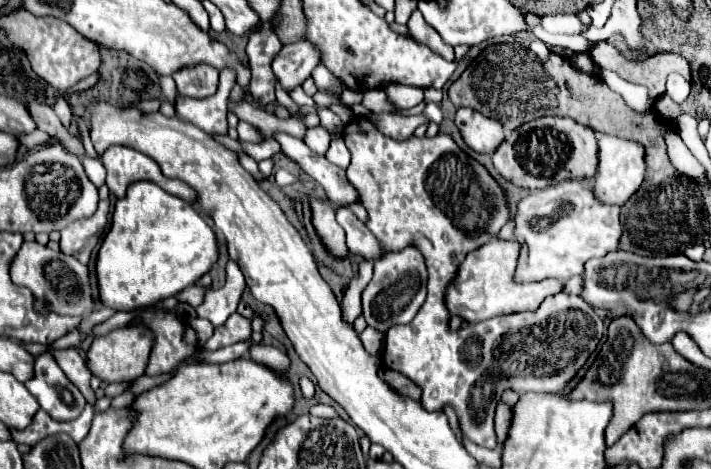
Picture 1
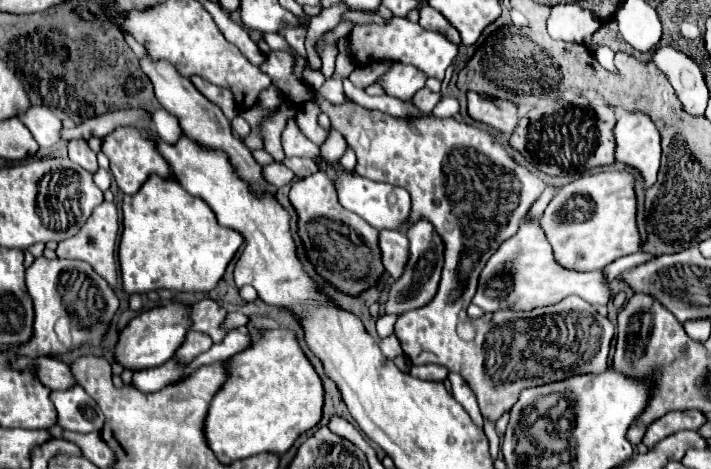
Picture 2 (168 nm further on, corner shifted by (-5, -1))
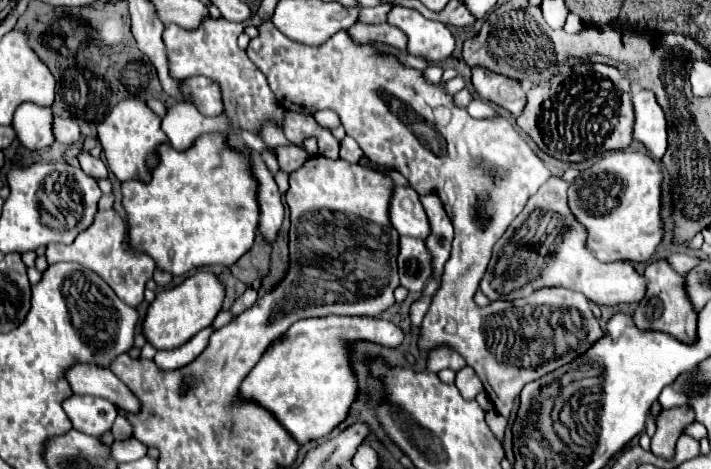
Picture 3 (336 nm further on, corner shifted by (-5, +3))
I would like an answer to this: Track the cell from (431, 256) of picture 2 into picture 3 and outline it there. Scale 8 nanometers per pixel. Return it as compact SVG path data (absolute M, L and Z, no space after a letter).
M434 194L422 196L422 206L424 206L428 222L432 226L432 234L424 242L426 242L428 252L432 254L432 276L438 276L450 256L454 228L452 228L450 218L446 216L438 196L434 196Z

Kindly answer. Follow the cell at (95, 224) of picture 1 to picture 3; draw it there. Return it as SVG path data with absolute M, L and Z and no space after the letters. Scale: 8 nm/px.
M98 210L92 226L80 232L80 236L76 236L72 244L48 244L46 258L48 258L48 264L70 260L70 262L82 264L84 268L94 270L98 276L102 276L110 284L110 288L116 292L116 296L122 302L134 308L144 300L144 284L152 278L154 268L156 268L148 256L144 254L134 256L128 250L126 226L116 210Z

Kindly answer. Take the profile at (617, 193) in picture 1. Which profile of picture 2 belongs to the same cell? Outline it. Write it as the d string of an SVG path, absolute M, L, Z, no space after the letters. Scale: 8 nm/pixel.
M620 110L614 136L616 160L638 168L646 186L652 186L660 168L660 134L654 120L644 112Z

